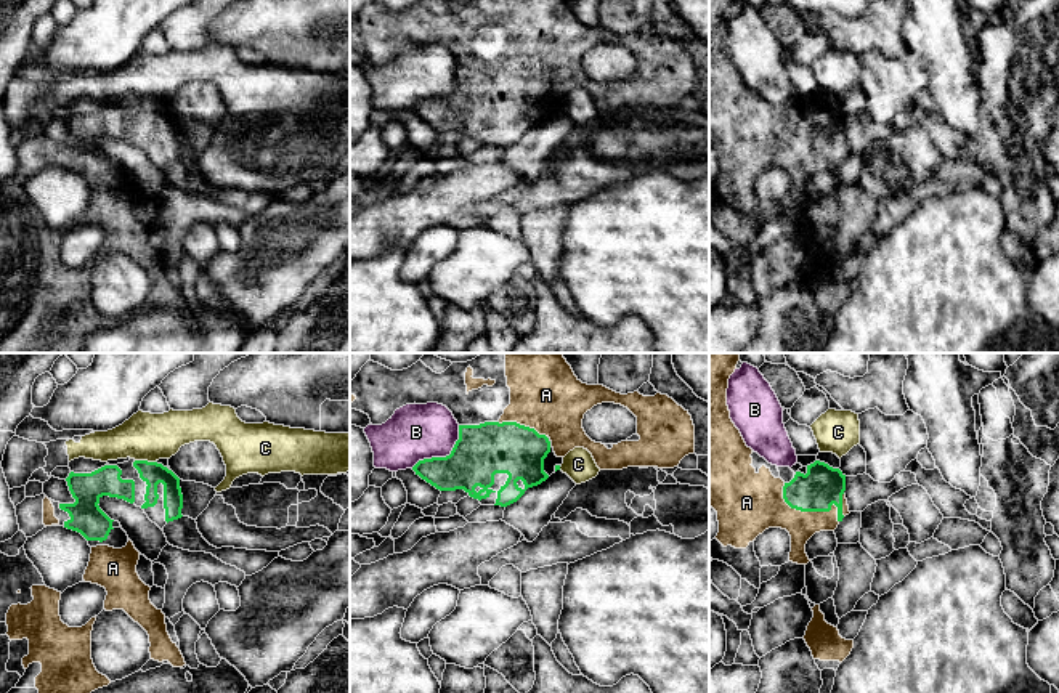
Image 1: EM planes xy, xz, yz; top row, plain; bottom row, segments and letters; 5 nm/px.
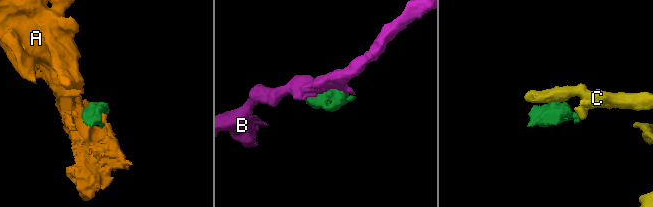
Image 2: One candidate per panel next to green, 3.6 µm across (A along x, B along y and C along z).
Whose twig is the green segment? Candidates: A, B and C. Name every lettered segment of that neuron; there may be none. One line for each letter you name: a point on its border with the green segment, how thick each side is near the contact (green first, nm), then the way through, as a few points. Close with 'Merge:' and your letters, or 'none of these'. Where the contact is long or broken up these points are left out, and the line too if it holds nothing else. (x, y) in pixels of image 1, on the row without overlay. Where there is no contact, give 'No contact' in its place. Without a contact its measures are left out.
A: Touches green at yz (811, 151). Thickness 200 nm (green) against 240 nm
Merge: A

